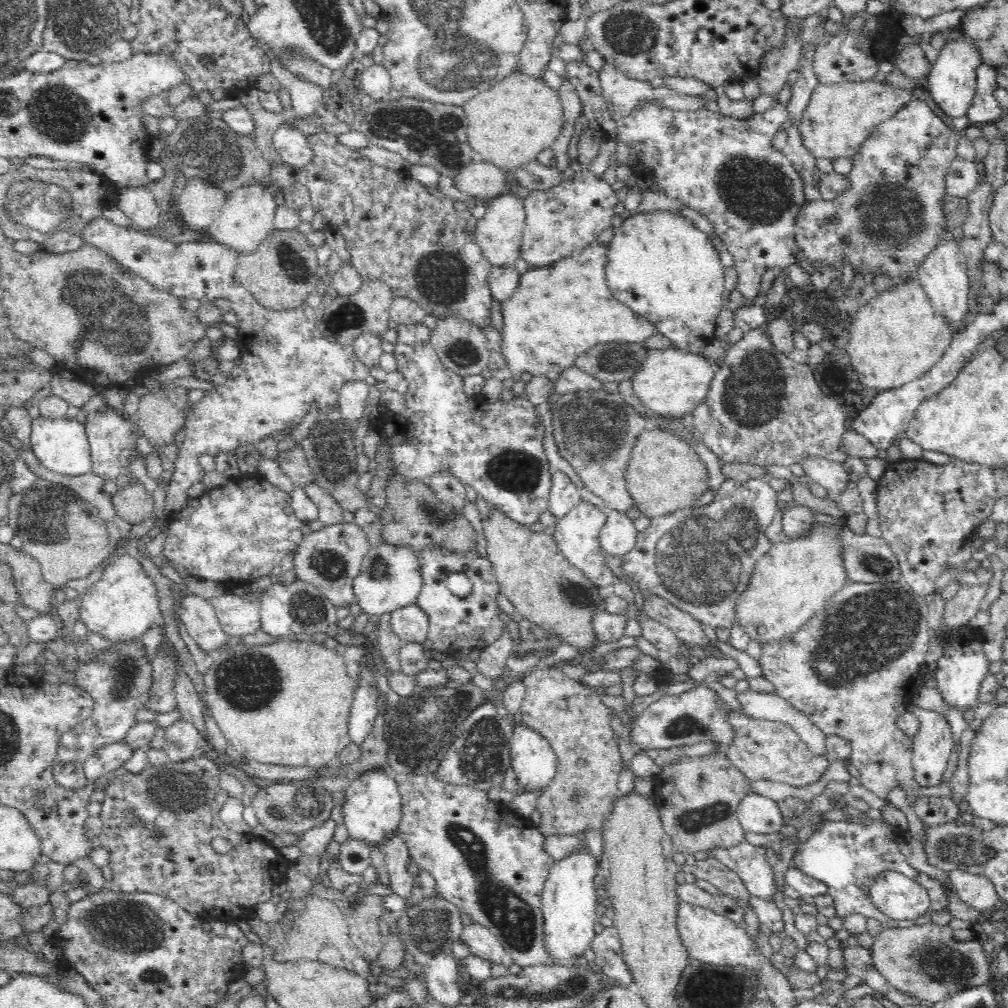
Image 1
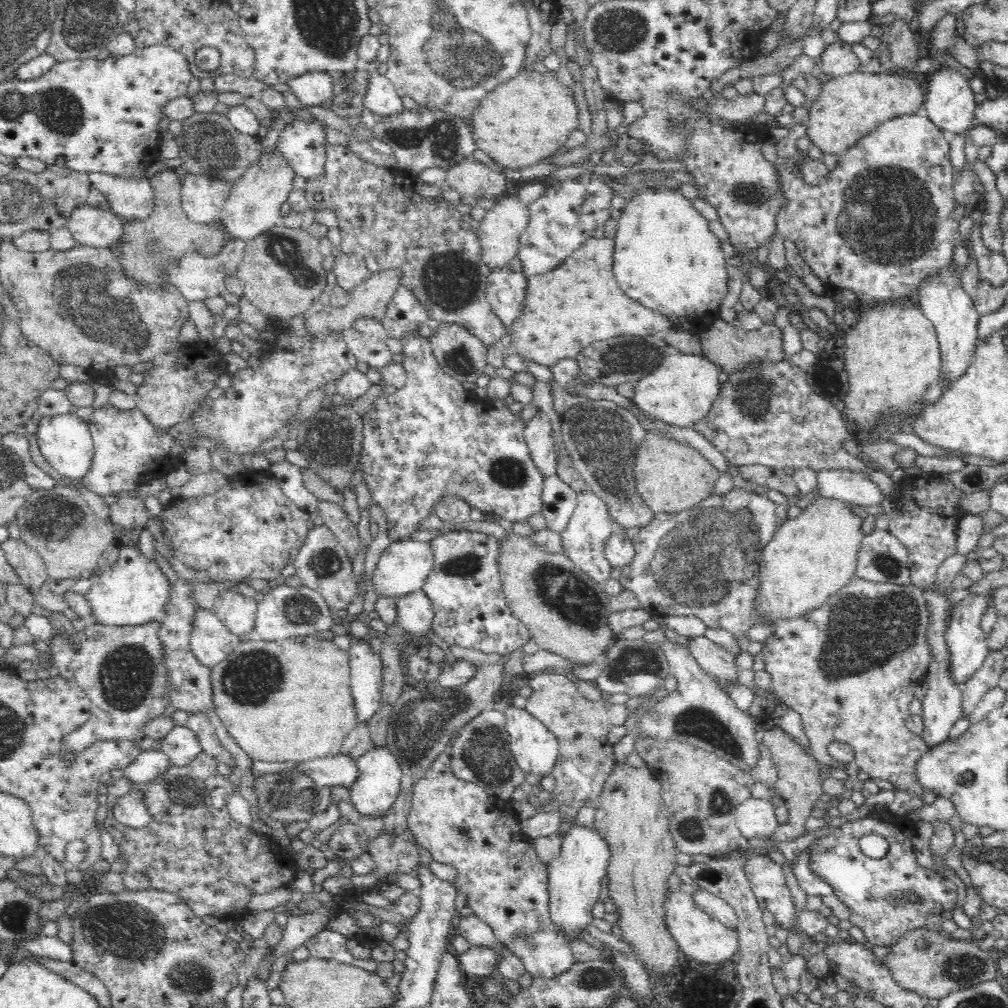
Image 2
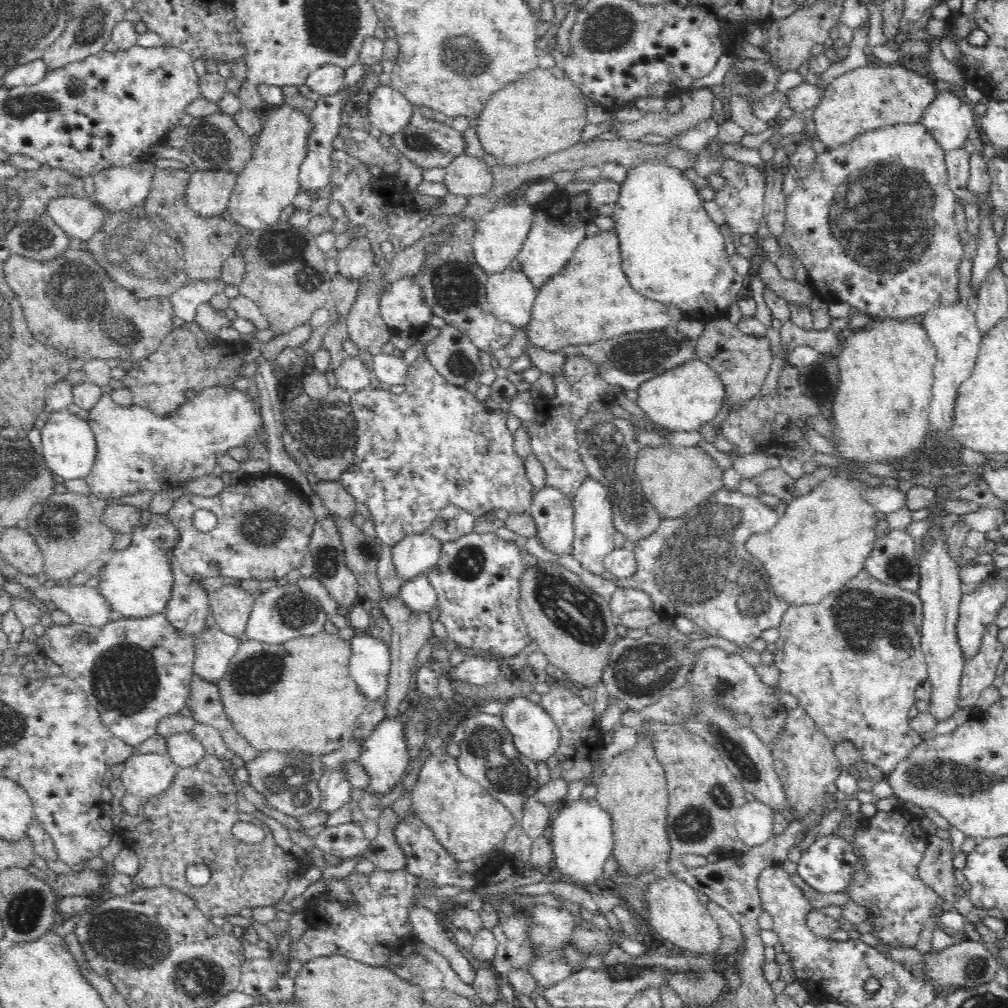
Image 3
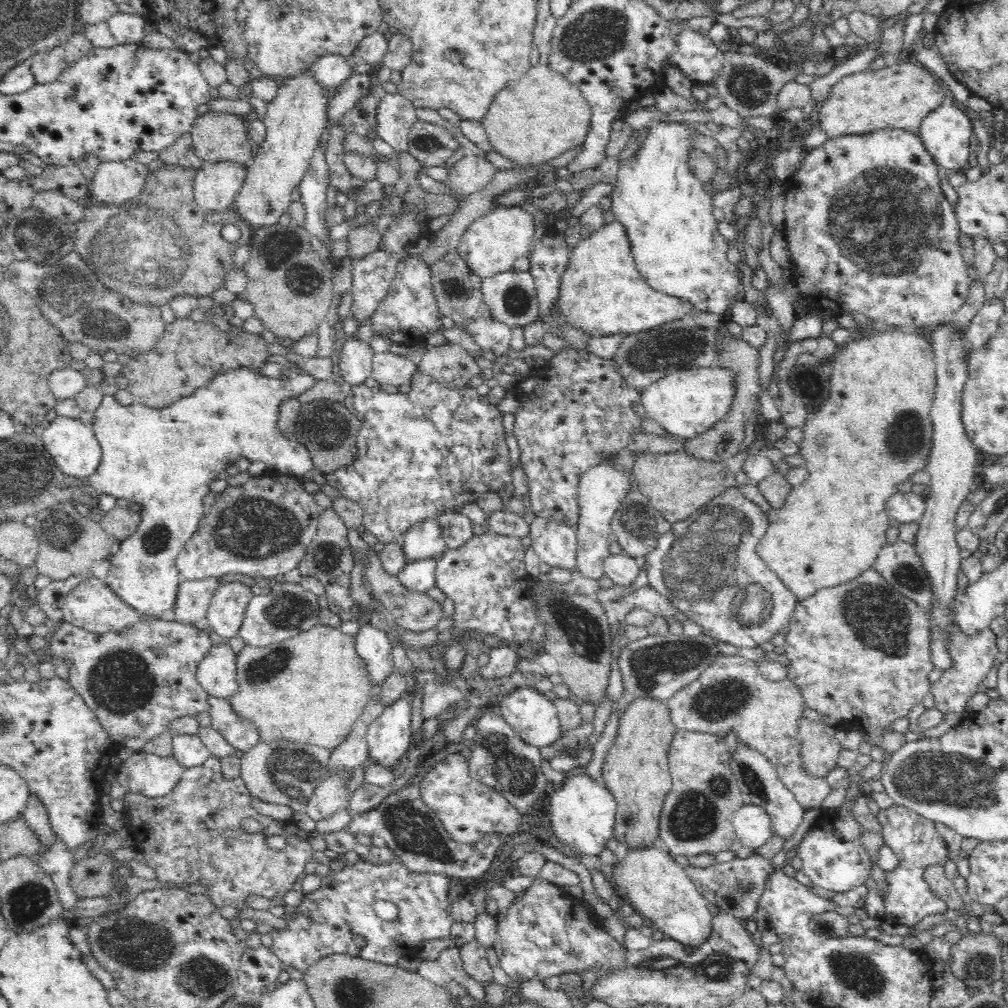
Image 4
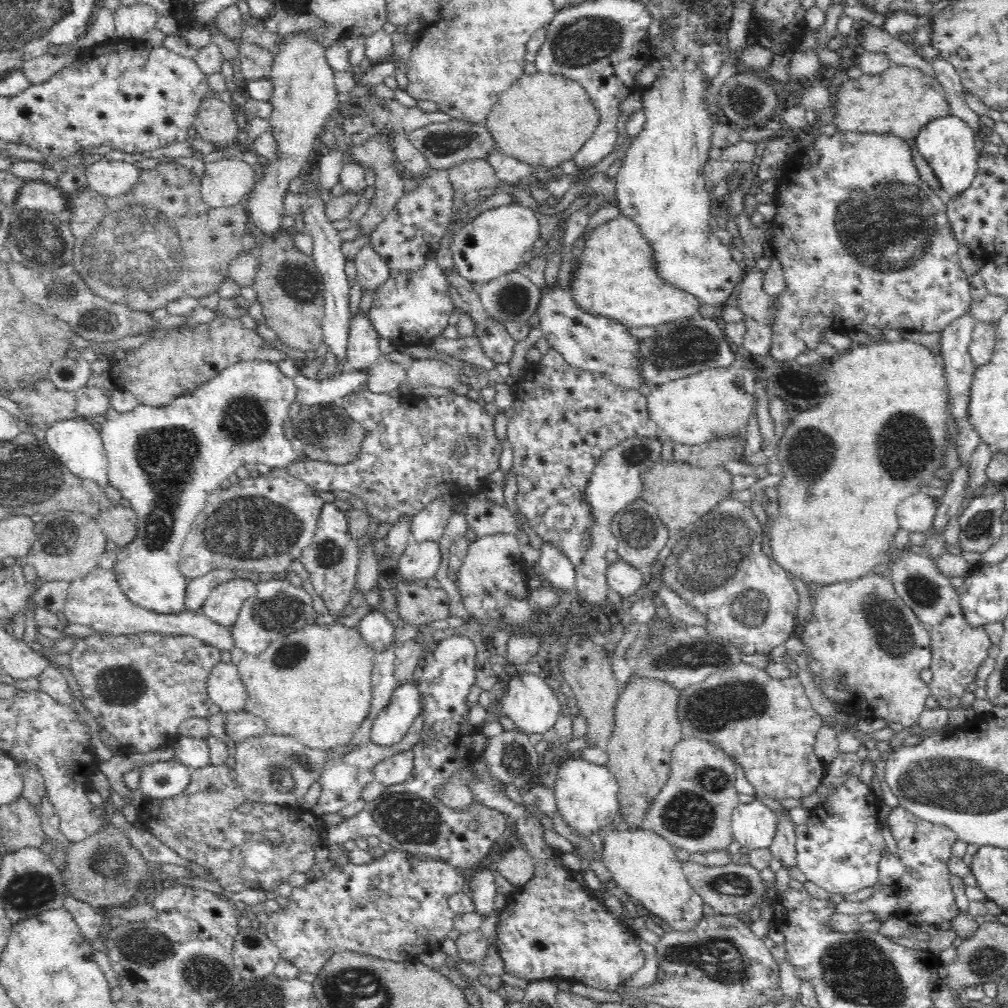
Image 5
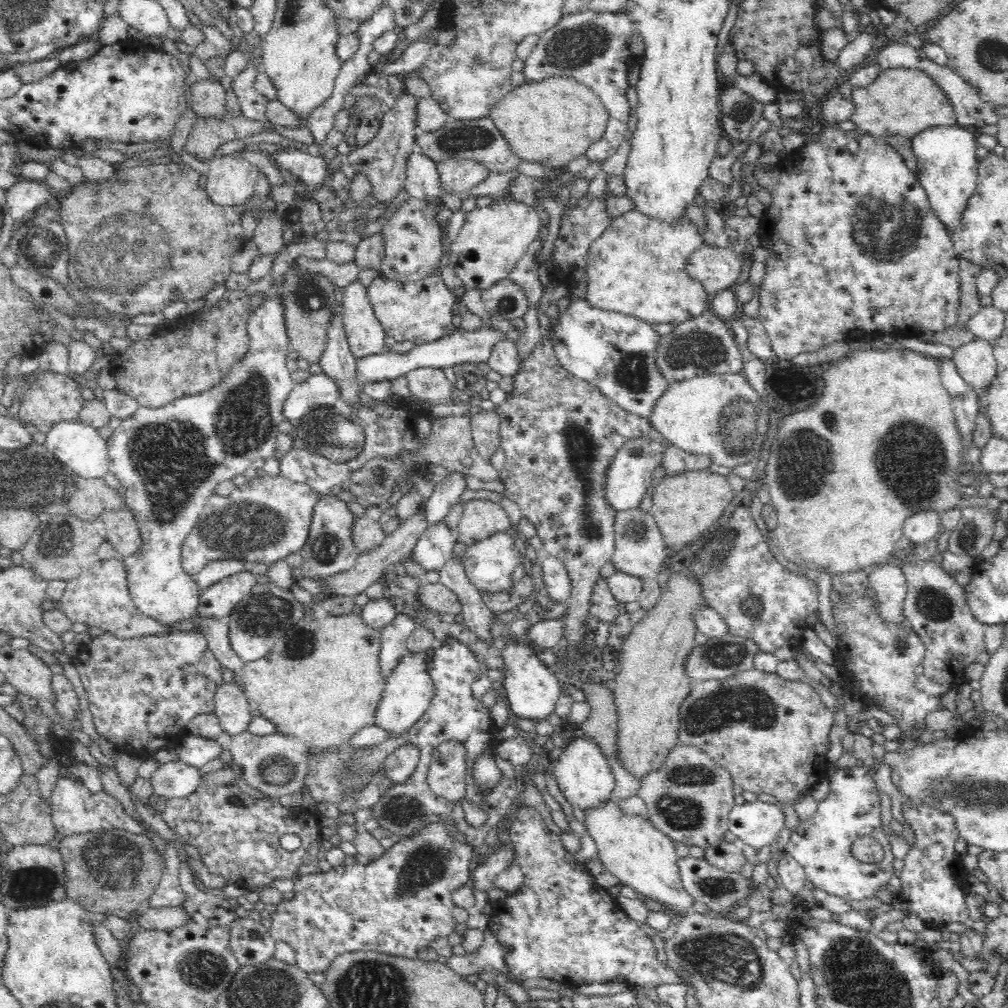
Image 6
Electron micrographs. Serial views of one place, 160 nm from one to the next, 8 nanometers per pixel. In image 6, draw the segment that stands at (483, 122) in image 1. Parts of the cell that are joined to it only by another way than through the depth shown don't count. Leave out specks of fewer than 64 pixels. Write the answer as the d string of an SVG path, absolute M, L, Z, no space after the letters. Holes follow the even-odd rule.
M553 76L541 81L525 80L520 86L509 90L504 99L492 108L489 117L502 133L509 149L522 161L538 162L544 168L565 168L571 160L584 156L596 139L604 134L608 124L608 111L600 98L585 84L567 76Z

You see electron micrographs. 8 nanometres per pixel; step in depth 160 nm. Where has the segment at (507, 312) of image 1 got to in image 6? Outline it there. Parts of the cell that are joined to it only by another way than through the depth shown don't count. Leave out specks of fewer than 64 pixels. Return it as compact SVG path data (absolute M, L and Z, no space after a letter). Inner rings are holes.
M635 210L627 211L622 215L612 218L608 228L589 246L589 251L585 258L585 300L593 307L599 310L611 311L624 314L630 317L640 318L640 321L650 325L668 323L672 325L686 322L691 318L700 317L708 309L710 298L704 293L704 289L698 282L692 280L684 270L684 265L691 255L691 252L701 245L704 241L703 235L698 231L696 224L688 220L685 216L674 226L666 225L664 222L654 220L653 218L645 217L640 212Z

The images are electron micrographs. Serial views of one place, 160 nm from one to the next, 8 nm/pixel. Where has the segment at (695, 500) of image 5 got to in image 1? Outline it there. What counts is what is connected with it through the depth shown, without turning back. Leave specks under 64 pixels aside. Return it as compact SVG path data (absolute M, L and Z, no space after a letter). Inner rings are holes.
M646 427L636 438L624 473L635 508L648 518L690 507L708 490L708 471L693 446L662 428Z

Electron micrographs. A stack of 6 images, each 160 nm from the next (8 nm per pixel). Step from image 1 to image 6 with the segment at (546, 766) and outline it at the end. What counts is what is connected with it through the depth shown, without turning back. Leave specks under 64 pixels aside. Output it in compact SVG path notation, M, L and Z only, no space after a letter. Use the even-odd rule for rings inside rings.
M508 642L501 652L502 662L506 663L503 670L503 691L510 714L519 720L532 720L542 722L548 720L555 710L558 697L562 694L558 679L551 673L548 667L541 662L536 649L526 644L513 644Z

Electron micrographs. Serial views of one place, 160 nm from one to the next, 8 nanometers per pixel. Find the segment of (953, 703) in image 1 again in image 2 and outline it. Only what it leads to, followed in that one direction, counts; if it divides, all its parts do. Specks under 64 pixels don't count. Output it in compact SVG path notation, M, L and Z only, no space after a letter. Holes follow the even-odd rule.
M969 595L960 600L952 607L950 622L944 631L944 640L948 651L947 673L953 683L960 685L961 688L982 668L986 656L990 653L986 634L980 628L980 619L986 610L988 601L988 596L978 595Z

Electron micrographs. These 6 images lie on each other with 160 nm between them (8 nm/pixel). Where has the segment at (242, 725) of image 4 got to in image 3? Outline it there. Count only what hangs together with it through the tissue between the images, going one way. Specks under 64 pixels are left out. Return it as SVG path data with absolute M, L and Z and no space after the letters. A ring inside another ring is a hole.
M192 673L186 706L192 710L191 717L196 723L204 723L218 729L226 746L233 750L244 762L252 762L259 752L236 732L223 709L217 683L208 681Z

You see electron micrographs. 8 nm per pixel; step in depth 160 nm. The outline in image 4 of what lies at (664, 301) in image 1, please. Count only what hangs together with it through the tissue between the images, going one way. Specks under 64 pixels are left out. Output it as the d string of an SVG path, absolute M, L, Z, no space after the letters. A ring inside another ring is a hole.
M658 122L650 127L642 146L620 166L616 186L611 192L611 208L615 221L622 224L630 242L632 258L638 274L644 282L662 294L693 306L693 309L716 314L720 317L735 302L741 286L741 272L728 261L727 239L718 230L718 221L712 215L710 194L703 183L696 178L689 167L689 150L694 126L686 122Z

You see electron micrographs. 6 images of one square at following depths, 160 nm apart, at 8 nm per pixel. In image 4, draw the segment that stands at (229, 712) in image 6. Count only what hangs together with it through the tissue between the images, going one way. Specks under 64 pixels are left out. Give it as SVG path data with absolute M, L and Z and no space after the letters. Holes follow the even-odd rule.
M229 643L212 644L195 672L200 686L209 694L228 698L237 690L237 654Z

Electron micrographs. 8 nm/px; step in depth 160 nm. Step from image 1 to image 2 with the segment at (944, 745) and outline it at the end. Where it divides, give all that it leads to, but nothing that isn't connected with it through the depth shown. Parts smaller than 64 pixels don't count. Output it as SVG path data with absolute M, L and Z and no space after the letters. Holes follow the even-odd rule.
M936 584L930 590L924 593L926 601L928 601L928 606L930 608L931 622L928 626L927 637L928 643L930 643L930 656L928 674L926 675L926 682L928 684L928 689L924 693L923 697L923 711L922 718L924 723L924 728L921 734L922 740L925 742L927 750L934 750L944 744L944 742L949 740L950 730L952 726L960 720L963 716L962 708L962 688L960 685L953 683L953 680L948 676L948 651L944 640L944 631L948 626L946 618L948 618L948 608L952 608L950 600L948 599L948 594L946 596L941 596L939 592L936 591Z

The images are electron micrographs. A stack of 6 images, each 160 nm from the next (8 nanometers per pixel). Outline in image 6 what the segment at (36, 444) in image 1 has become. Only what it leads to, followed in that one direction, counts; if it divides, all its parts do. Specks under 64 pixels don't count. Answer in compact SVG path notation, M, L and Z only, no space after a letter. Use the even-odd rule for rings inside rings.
M78 421L56 423L47 433L46 448L82 478L104 478L108 472L107 442L100 437L98 429Z

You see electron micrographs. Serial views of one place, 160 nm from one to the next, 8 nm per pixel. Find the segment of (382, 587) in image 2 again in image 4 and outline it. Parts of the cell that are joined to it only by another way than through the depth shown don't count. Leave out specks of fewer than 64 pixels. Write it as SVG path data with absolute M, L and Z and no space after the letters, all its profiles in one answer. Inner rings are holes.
M437 519L420 521L403 536L402 552L407 564L440 558L447 546Z

